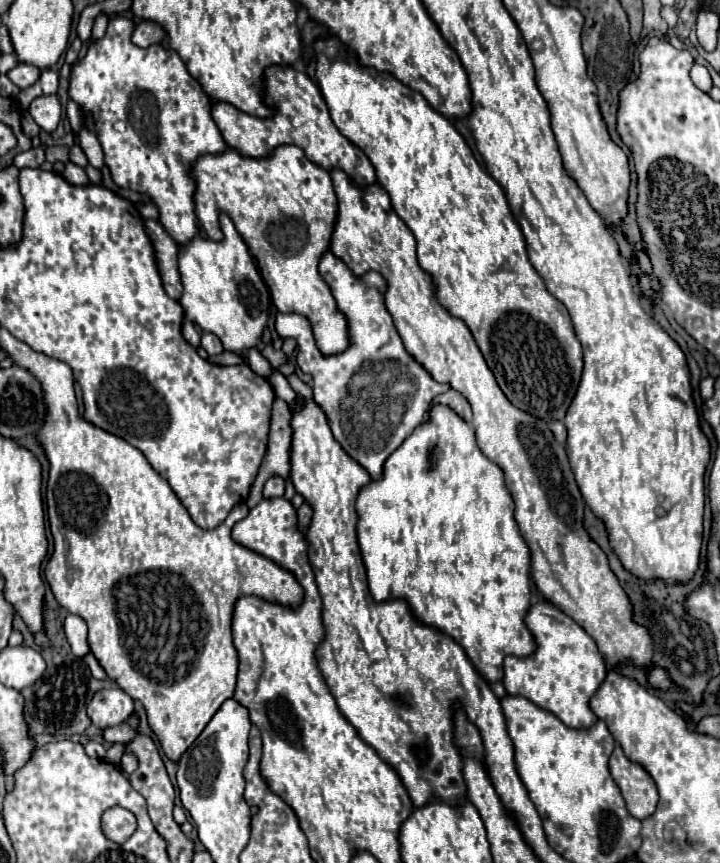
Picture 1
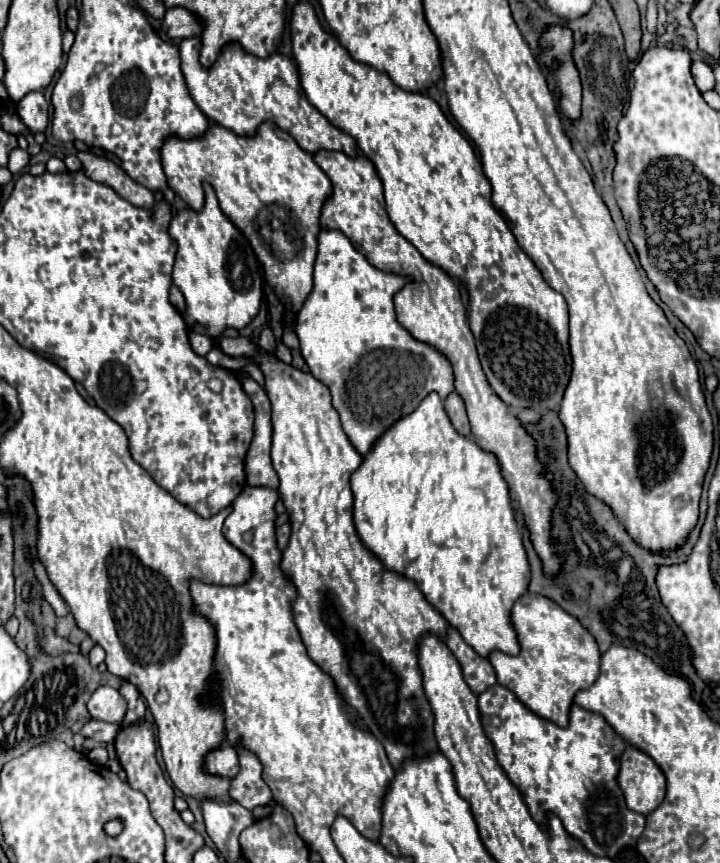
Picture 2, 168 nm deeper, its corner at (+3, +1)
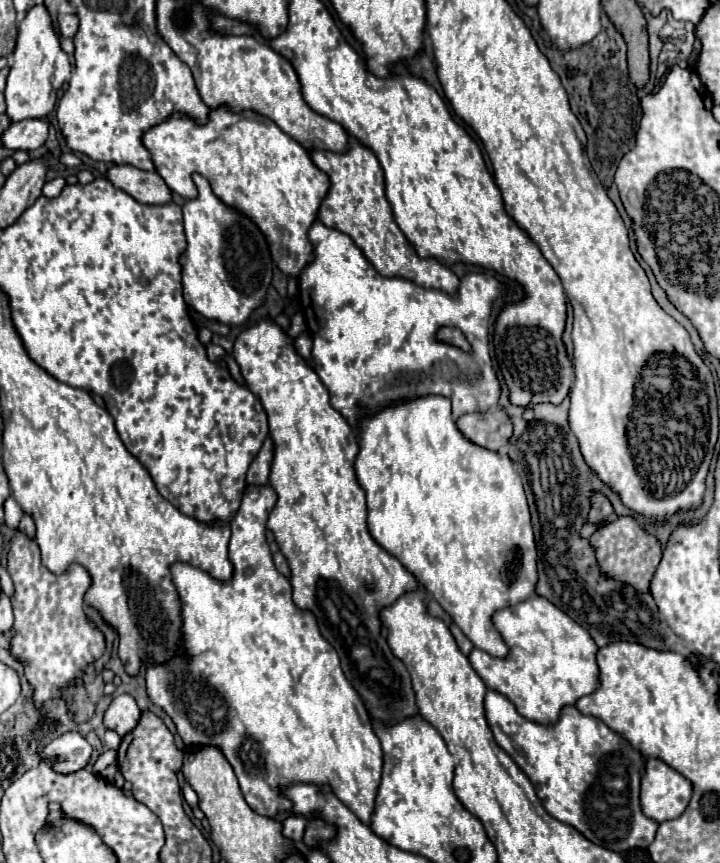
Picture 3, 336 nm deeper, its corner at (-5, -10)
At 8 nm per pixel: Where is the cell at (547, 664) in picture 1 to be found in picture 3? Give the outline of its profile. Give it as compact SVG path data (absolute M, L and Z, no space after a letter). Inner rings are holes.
M534 594L526 602L498 610L494 614L494 626L508 644L510 656L506 660L494 658L484 650L474 648L468 660L484 684L490 690L508 696L524 718L536 720L538 724L556 724L560 708L574 704L580 696L596 692L600 686L596 642L580 624L542 596Z

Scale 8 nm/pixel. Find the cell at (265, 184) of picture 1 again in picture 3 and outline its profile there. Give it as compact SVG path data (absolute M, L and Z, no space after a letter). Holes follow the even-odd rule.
M224 106L212 110L204 126L174 114L150 128L142 142L152 152L156 172L160 170L162 180L172 192L192 200L196 196L192 172L200 172L228 208L244 212L268 236L268 250L282 274L296 278L312 262L308 228L318 218L318 208L330 190L330 180L316 168L310 152L284 134L272 120L250 110L234 114Z

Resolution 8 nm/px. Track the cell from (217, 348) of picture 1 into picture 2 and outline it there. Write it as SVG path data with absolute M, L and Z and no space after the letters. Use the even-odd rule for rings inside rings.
M222 337L220 339L220 349L230 355L230 357L246 357L246 359L252 359L260 371L264 373L264 391L270 399L270 405L272 405L272 427L274 427L274 435L272 435L272 465L278 473L278 493L280 493L280 501L284 503L286 507L286 513L288 513L288 523L292 527L292 533L290 533L290 541L288 541L288 547L282 551L282 561L280 561L280 569L284 571L284 575L292 581L292 585L296 587L296 601L292 605L292 615L294 615L294 621L298 625L298 631L302 635L302 641L308 649L308 655L312 657L314 663L318 663L326 673L330 673L342 693L342 697L346 699L346 703L350 707L356 709L356 713L360 715L360 723L362 727L370 729L378 739L380 743L384 745L386 753L388 753L388 759L392 763L392 767L396 769L396 765L400 765L400 761L404 761L404 757L420 757L420 753L428 753L428 749L438 749L436 741L434 741L434 715L432 715L432 709L428 705L428 699L424 697L424 691L422 691L422 675L420 675L420 669L418 669L418 657L416 657L416 649L418 649L418 641L422 635L426 633L434 633L438 635L442 641L446 639L446 629L448 629L448 623L446 619L442 617L440 611L436 611L424 597L424 593L418 589L418 585L412 581L412 579L406 579L402 577L400 573L396 571L390 571L382 565L382 561L366 549L366 545L360 541L358 533L356 533L356 527L354 527L354 521L352 521L352 491L350 491L350 475L352 475L352 469L358 469L360 461L362 461L362 455L352 447L350 439L346 437L346 433L342 431L342 425L340 425L340 417L336 413L336 409L332 407L332 401L330 401L330 391L324 383L320 383L312 373L304 373L292 365L286 365L282 363L276 355L272 353L266 353L262 347L258 347L256 343L252 343L250 337L236 337L236 339L230 339L230 337Z

